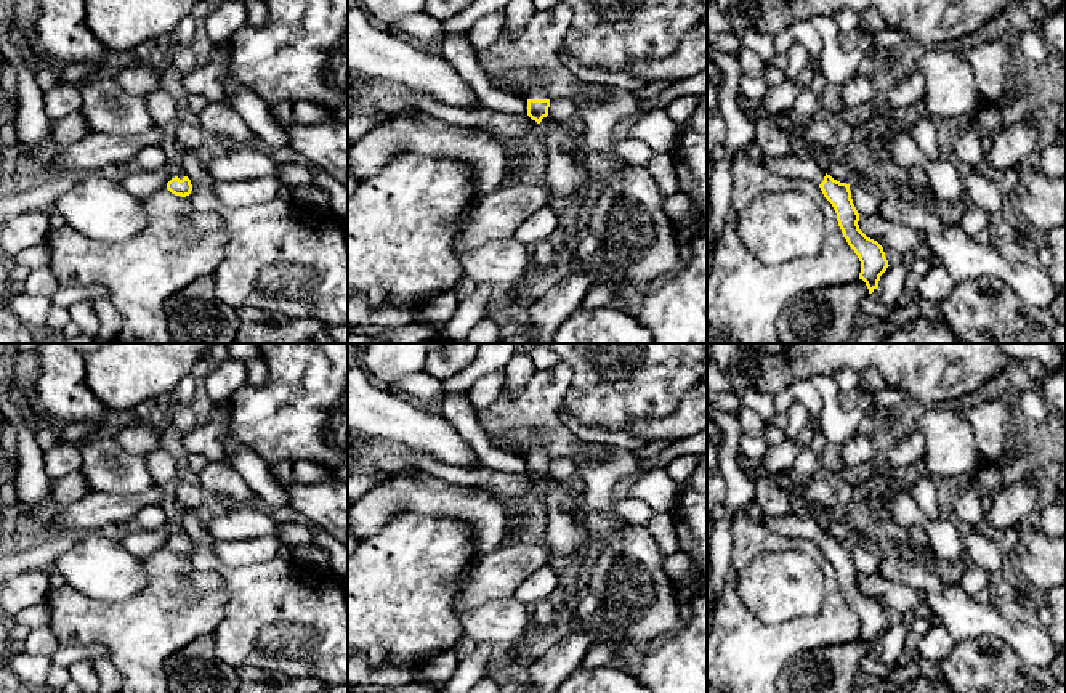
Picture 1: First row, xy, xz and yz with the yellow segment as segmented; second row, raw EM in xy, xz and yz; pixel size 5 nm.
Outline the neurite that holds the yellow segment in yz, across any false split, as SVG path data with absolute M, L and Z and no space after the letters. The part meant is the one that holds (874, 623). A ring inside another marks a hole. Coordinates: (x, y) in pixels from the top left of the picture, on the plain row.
M752 499L741 512L749 518L766 525L781 536L806 539L821 547L824 557L832 563L837 573L843 597L861 621L859 638L866 642L869 653L872 653L878 646L880 635L890 624L883 606L859 589L859 573L853 563L850 544L834 539L813 518L803 518L792 512L785 517L766 515L755 499Z

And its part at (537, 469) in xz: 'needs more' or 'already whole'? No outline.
needs more

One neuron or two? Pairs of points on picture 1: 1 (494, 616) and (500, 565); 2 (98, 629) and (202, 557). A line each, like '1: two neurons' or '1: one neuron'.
1: two neurons
2: two neurons

